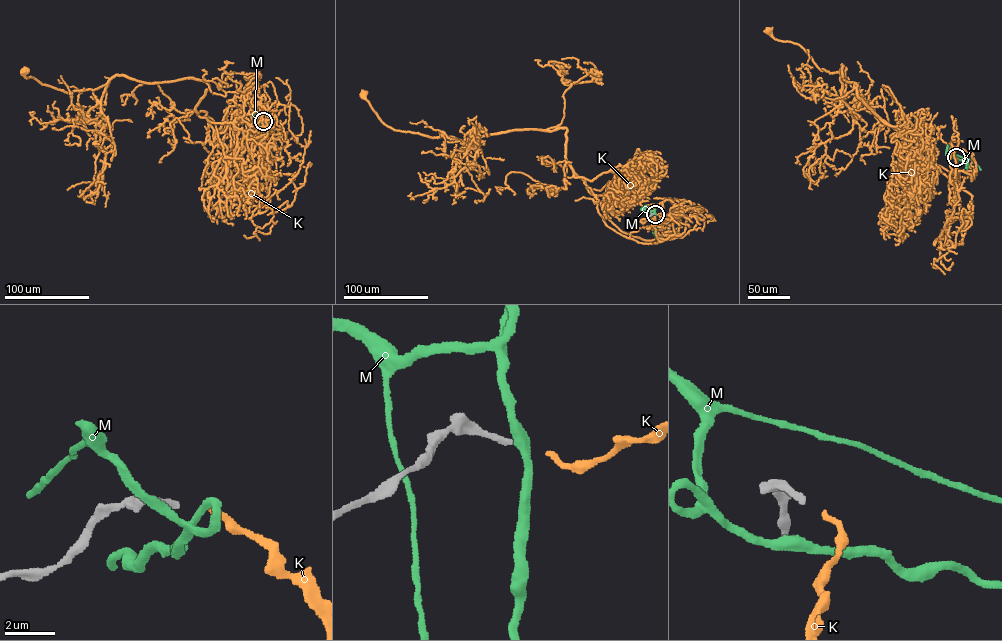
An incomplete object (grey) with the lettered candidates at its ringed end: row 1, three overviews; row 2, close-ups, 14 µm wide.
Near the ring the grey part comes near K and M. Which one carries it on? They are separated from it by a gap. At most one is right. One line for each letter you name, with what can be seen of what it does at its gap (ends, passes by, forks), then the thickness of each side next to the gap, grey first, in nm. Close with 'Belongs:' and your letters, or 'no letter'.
K: It ends there. Thickness 240 nm (grey) against 220 nm
Belongs: K

